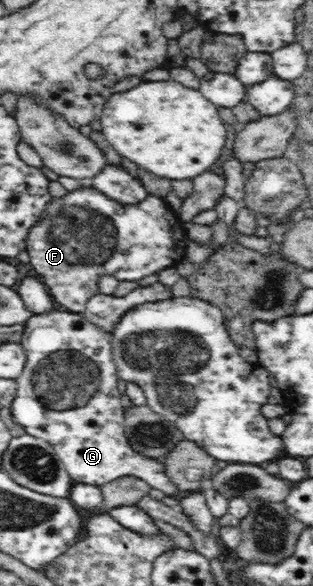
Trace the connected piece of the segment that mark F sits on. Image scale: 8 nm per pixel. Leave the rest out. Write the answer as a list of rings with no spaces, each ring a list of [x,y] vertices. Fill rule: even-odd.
[[[82,182],[78,189],[48,201],[39,223],[28,233],[26,251],[30,257],[30,267],[37,277],[41,277],[54,304],[65,307],[71,313],[84,314],[89,299],[100,293],[98,281],[101,276],[112,275],[120,281],[137,281],[147,275],[175,267],[183,260],[185,242],[188,239],[183,225],[177,213],[159,197],[151,195],[137,205],[125,207],[109,199],[90,182]]]

